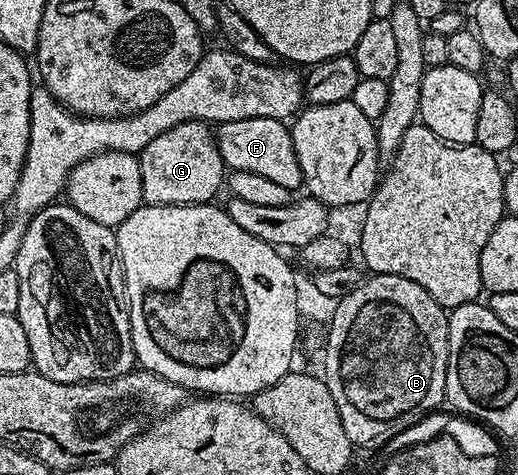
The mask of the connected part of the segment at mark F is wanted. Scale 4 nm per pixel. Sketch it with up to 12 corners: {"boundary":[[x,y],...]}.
{"boundary":[[281,119],[234,120],[214,134],[229,171],[293,192],[304,177]]}

